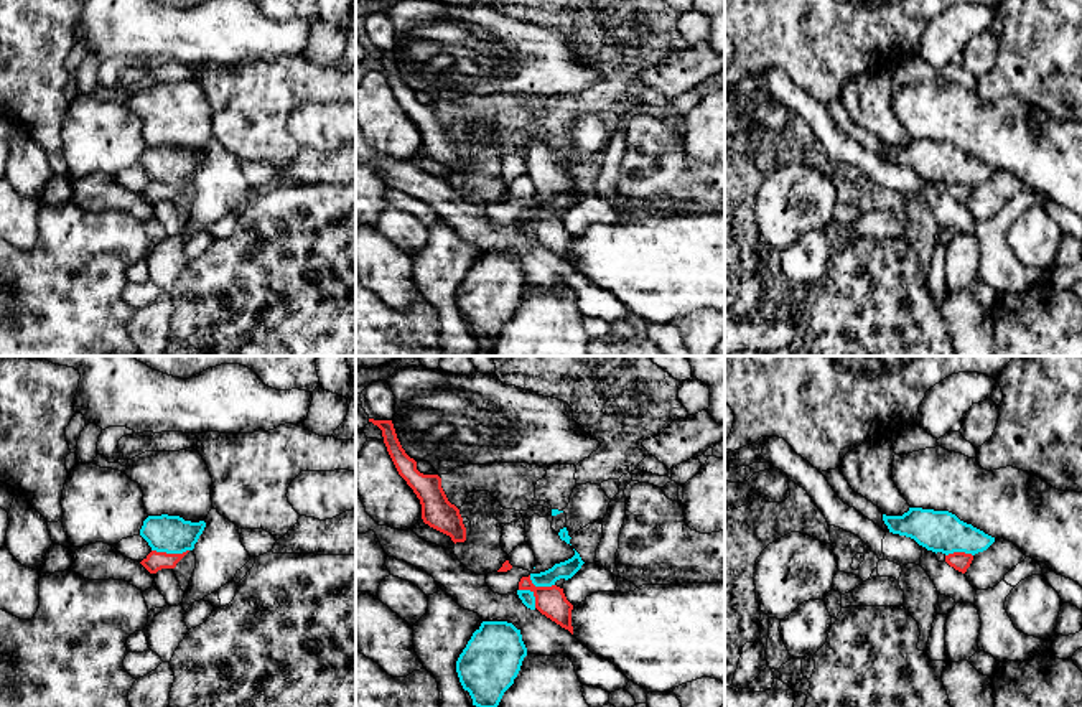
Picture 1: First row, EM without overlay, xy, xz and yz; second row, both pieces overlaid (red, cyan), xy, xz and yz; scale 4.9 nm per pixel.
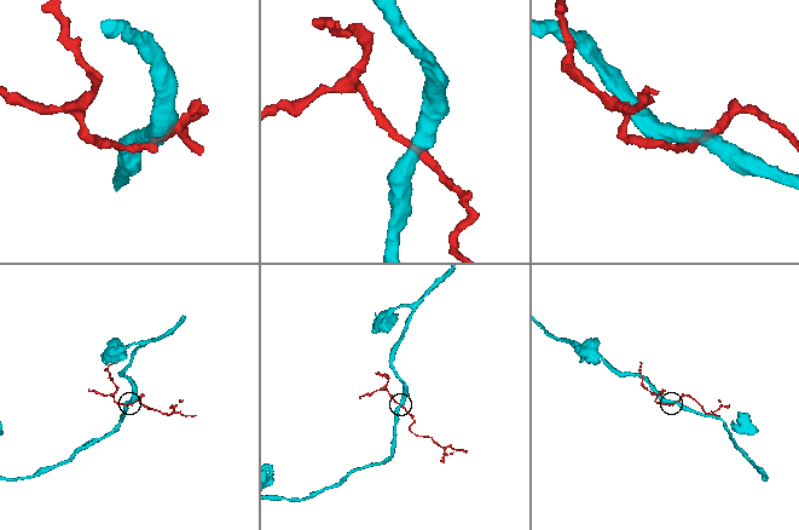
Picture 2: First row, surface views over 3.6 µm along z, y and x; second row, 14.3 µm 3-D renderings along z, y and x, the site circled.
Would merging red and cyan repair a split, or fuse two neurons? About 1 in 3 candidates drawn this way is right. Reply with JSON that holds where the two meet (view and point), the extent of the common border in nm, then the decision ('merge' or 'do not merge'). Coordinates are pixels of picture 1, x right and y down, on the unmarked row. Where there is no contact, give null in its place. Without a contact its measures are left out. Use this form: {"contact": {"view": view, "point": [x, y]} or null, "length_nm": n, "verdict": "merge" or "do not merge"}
{"contact": {"view": "xy", "point": [170, 185]}, "length_nm": 180, "verdict": "do not merge"}

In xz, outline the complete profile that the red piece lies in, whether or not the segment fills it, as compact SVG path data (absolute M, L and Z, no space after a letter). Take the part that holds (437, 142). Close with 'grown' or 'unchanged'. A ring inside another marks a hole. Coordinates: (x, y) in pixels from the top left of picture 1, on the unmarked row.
M369 49L369 53L382 61L384 74L399 105L420 130L423 153L450 166L455 175L464 173L466 158L463 148L459 140L448 132L441 119L441 109L438 105L423 105L417 101L417 92L402 79L392 51Z; unchanged

